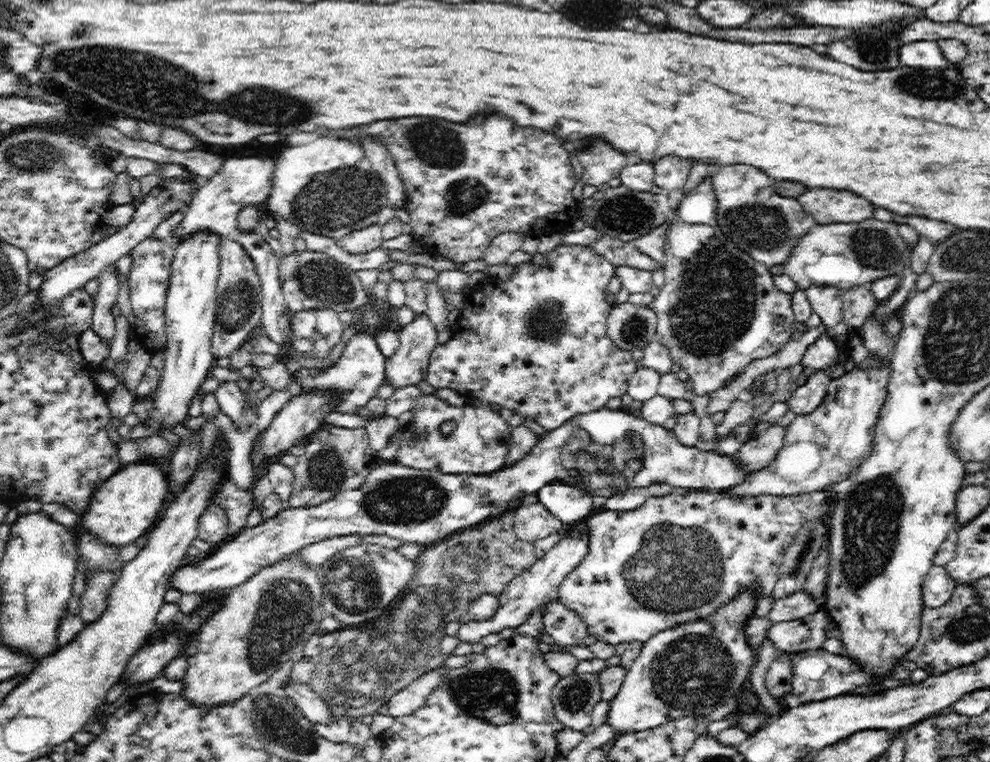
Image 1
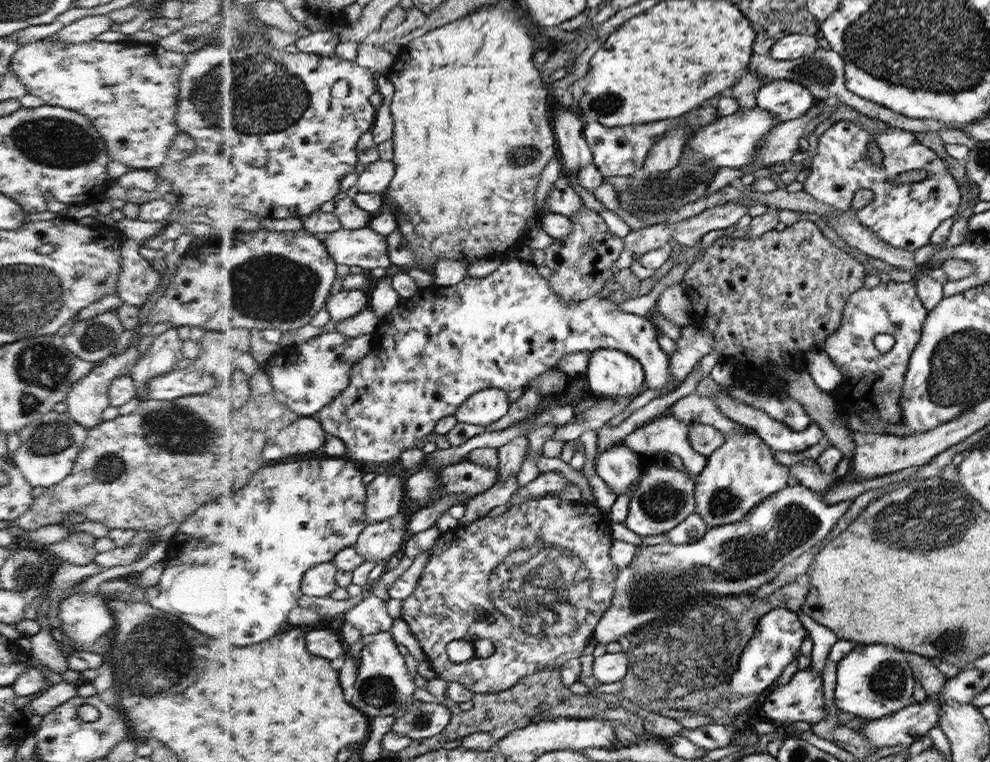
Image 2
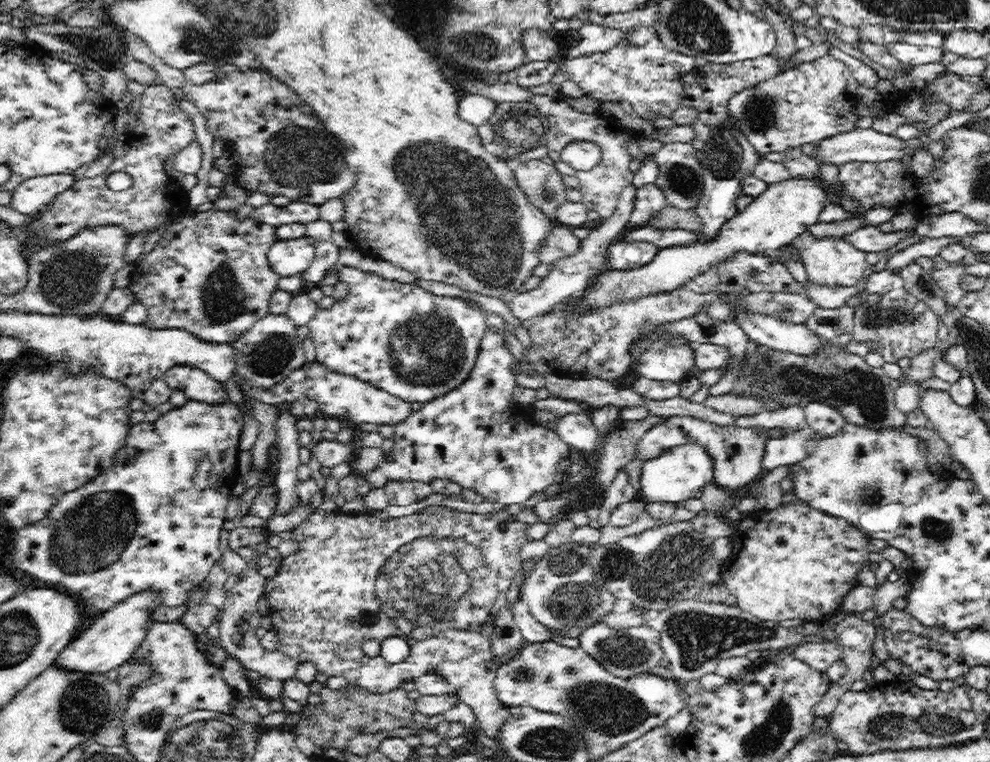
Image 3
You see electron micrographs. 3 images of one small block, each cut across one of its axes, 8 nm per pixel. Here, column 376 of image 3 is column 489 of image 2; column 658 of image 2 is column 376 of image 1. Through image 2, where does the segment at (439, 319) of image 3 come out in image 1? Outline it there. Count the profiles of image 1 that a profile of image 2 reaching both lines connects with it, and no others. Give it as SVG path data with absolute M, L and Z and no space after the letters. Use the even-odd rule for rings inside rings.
M373 331L358 332L354 335L346 344L336 363L330 365L327 369L316 371L300 368L292 374L303 392L310 390L336 390L338 387L342 391L342 397L339 398L335 411L340 412L340 414L356 414L360 408L367 406L367 402L376 396L376 390L385 380L385 362L387 359L379 349Z

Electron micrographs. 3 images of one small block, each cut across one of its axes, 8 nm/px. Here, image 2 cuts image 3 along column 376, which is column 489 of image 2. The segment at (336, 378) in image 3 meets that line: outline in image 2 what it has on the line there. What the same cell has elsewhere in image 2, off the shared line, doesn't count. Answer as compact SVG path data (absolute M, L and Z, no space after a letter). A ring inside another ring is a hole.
M486 388L473 394L455 415L459 418L459 422L488 426L508 413L511 404L506 391Z

